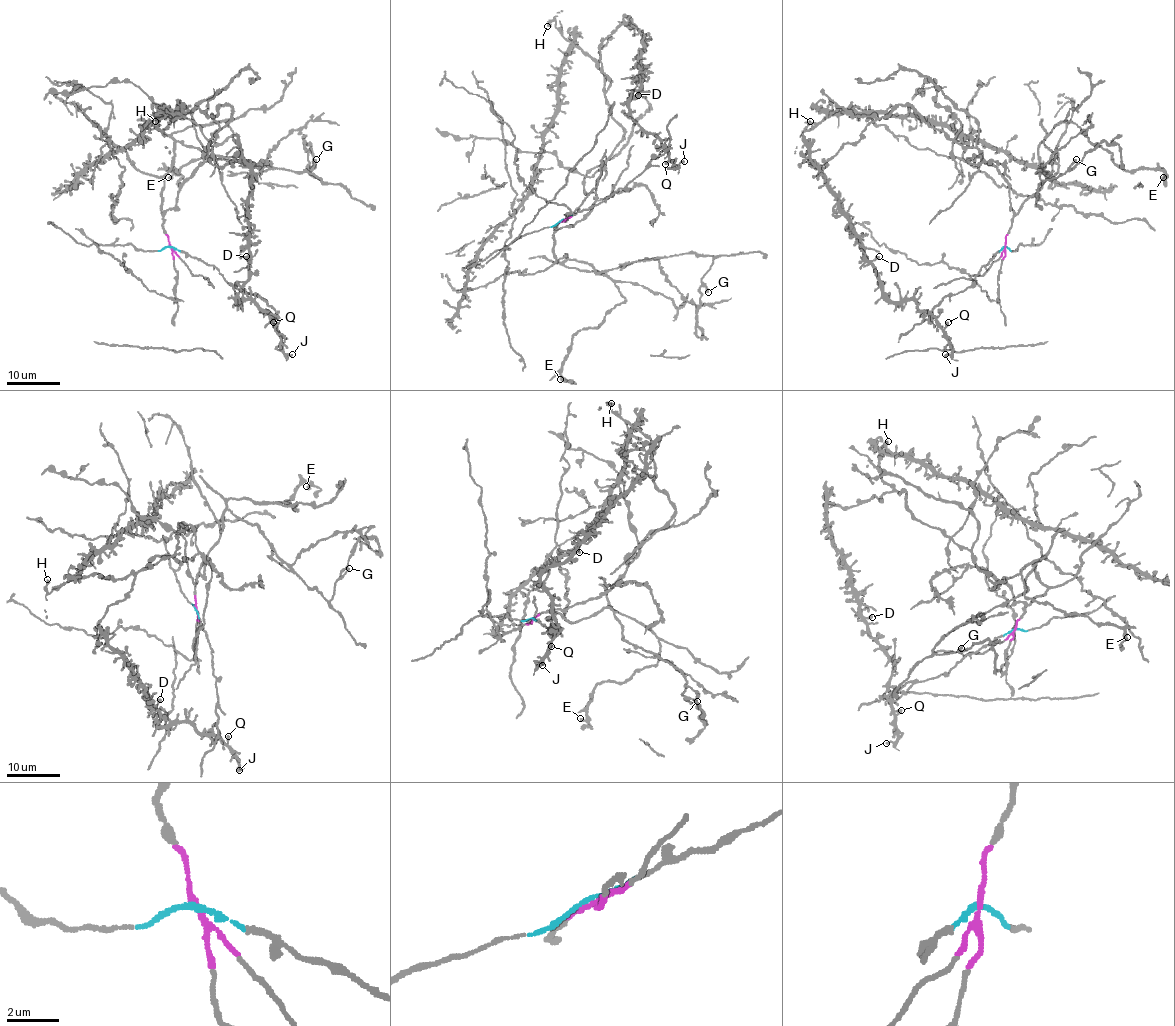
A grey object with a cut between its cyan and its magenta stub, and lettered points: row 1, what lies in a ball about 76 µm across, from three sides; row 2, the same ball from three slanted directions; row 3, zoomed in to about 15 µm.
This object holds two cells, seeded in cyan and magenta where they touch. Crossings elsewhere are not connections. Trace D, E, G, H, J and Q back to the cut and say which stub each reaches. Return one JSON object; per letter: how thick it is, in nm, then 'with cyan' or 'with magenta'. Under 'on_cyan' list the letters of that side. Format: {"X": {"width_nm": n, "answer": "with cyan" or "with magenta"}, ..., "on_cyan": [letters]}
{"D": {"width_nm": 360, "answer": "with cyan"}, "E": {"width_nm": 360, "answer": "with magenta"}, "G": {"width_nm": 260, "answer": "with magenta"}, "H": {"width_nm": 320, "answer": "with magenta"}, "J": {"width_nm": 240, "answer": "with cyan"}, "Q": {"width_nm": 420, "answer": "with cyan"}, "on_cyan": ["D", "J", "Q"]}

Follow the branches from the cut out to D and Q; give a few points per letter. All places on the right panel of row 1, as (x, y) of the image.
D: (1005, 247), (972, 285), (947, 294), (932, 315), (912, 300), (891, 300), (872, 262), (879, 256)
Q: (1005, 247), (984, 265), (972, 285), (963, 292), (947, 294), (931, 312), (943, 329), (948, 322)

